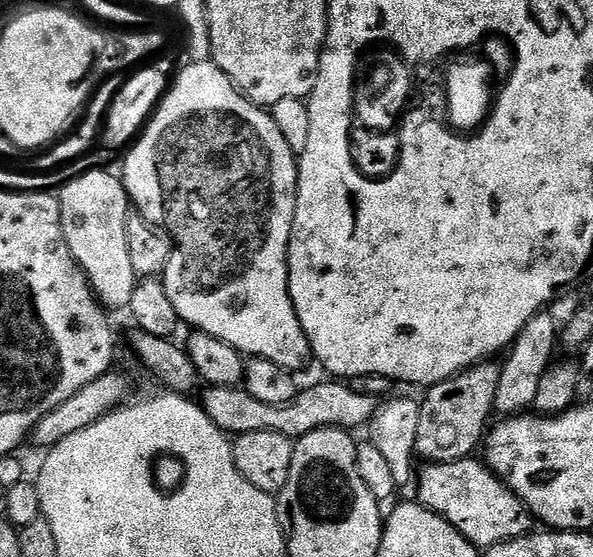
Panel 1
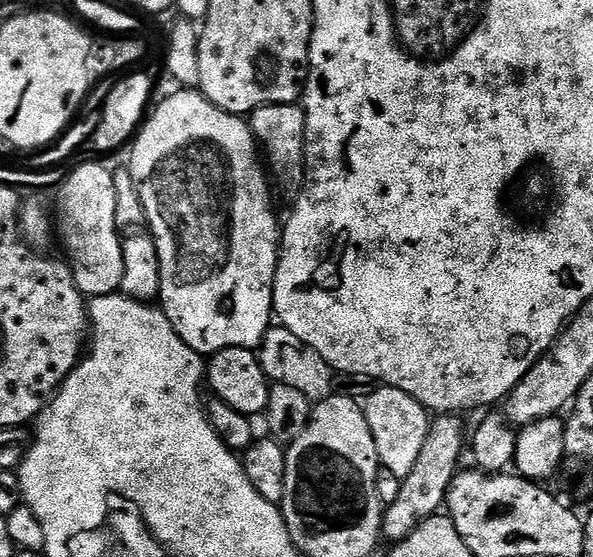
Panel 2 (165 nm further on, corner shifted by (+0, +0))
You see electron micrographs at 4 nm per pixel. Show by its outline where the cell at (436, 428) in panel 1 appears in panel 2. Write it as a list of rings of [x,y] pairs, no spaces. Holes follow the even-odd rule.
[[[440,414],[429,423],[426,443],[422,454],[418,454],[414,470],[400,481],[398,499],[384,508],[382,536],[385,541],[405,540],[423,520],[437,515],[445,507],[450,486],[462,468],[460,455],[466,452],[466,432],[464,436],[464,424],[460,420],[463,419],[456,414]]]

